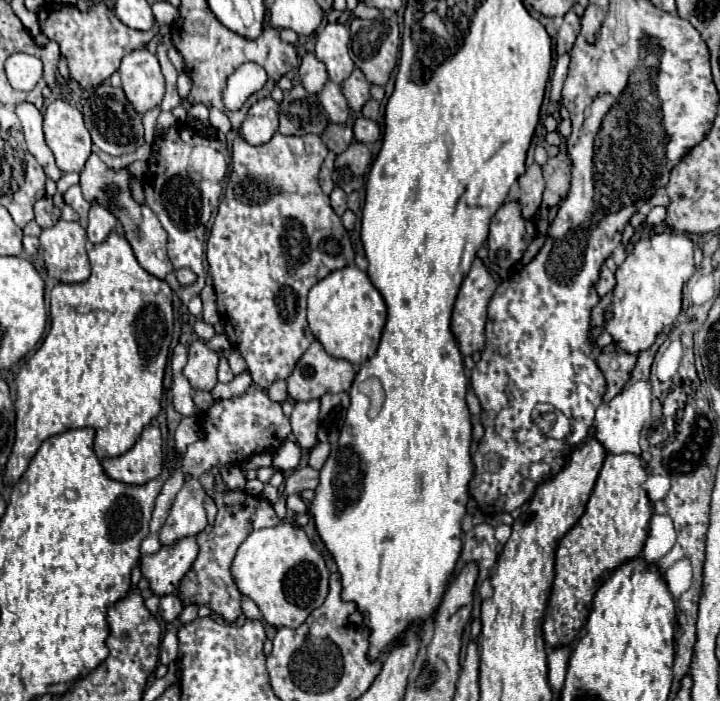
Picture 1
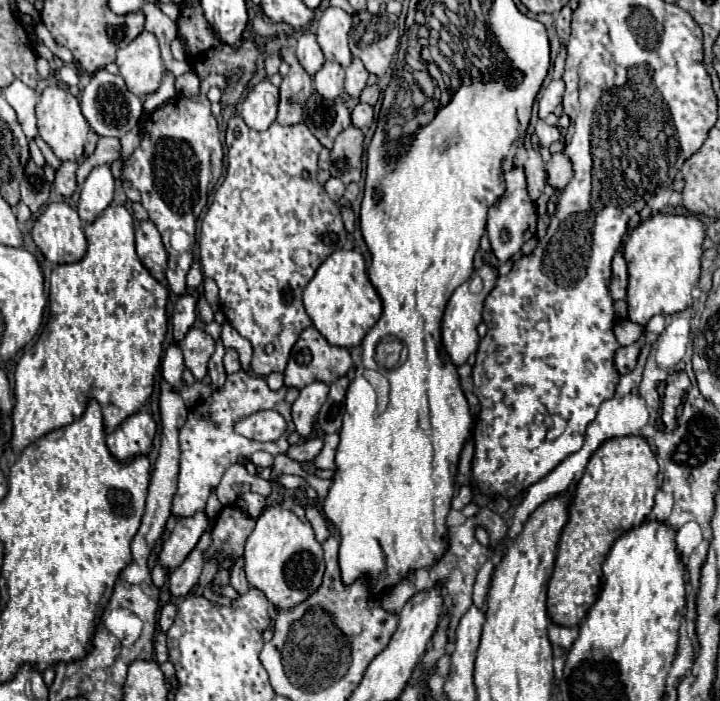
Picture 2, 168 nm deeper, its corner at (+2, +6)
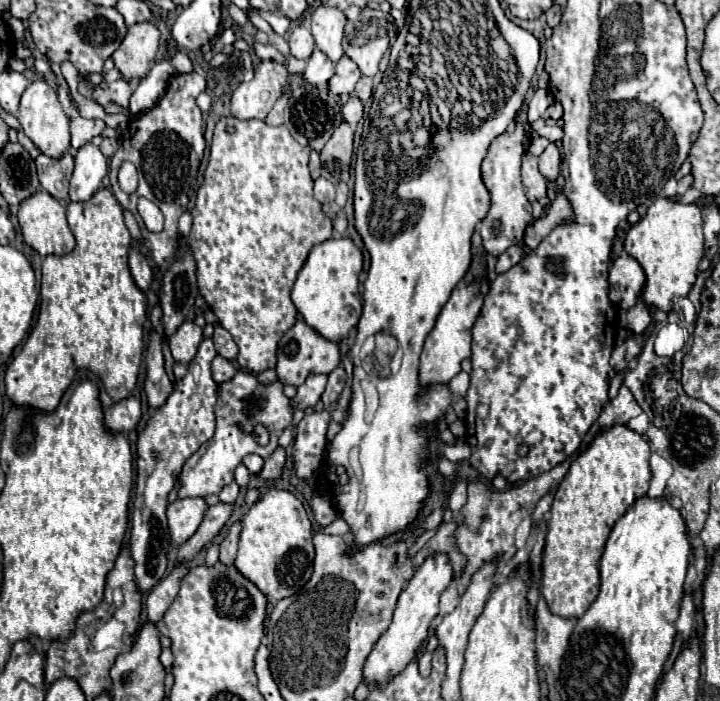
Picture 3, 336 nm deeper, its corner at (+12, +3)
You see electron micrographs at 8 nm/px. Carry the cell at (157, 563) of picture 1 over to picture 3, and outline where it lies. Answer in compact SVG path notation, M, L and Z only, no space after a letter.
M178 498L168 504L168 526L172 544L180 546L200 526L208 504L204 498Z

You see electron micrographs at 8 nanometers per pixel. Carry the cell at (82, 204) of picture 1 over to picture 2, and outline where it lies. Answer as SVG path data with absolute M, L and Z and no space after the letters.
M66 161L66 163L62 163L62 167L56 171L54 187L56 187L56 191L58 191L60 195L64 195L64 197L70 197L70 195L76 191L76 175L74 175L76 167L78 167L76 163Z

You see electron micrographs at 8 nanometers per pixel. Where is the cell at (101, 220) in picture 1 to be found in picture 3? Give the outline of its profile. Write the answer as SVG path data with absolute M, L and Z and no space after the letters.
M92 142L84 144L76 156L74 174L70 180L70 200L84 202L102 186L102 178L108 174L108 158Z

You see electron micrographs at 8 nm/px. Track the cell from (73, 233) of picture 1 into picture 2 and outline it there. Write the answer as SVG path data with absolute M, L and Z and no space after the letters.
M50 203L36 217L32 239L52 265L76 263L86 255L84 223L66 203Z

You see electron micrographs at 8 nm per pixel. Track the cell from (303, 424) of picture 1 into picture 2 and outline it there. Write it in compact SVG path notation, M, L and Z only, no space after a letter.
M312 383L300 391L300 397L292 403L292 421L296 425L296 431L300 433L302 439L308 439L312 435L312 425L318 409L326 401L328 387L322 383Z

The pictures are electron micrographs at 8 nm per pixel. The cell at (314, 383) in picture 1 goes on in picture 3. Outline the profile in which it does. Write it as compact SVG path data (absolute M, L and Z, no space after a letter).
M296 320L296 324L280 338L278 342L278 380L282 384L300 386L310 374L330 374L340 364L340 350L336 342L326 340L320 336L312 326L308 326L304 320Z

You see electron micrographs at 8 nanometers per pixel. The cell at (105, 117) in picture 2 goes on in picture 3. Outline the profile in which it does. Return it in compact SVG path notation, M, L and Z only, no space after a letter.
M116 80L116 82L110 82L110 86L106 90L102 88L96 88L92 92L92 98L98 100L102 106L106 106L108 102L118 102L120 106L128 106L128 100L132 96L132 84L128 84L126 80Z

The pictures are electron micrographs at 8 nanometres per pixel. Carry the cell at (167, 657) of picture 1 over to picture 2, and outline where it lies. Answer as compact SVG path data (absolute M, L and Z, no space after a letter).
M174 603L164 605L164 609L162 609L162 613L160 613L160 621L158 621L158 623L160 623L162 633L166 633L166 631L170 629L170 625L172 625L174 617L176 617L176 605L174 605Z

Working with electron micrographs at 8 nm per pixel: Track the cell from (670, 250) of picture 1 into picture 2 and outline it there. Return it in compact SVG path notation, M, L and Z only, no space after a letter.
M654 215L642 221L624 243L624 259L628 265L628 319L646 327L654 315L680 313L692 305L692 283L700 273L704 225L700 219L688 215Z

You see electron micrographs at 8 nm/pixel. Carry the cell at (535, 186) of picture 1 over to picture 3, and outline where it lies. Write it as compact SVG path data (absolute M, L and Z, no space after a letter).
M526 152L524 158L522 158L522 184L524 184L524 192L526 192L530 202L546 196L548 180L540 174L538 158L532 156L530 152Z

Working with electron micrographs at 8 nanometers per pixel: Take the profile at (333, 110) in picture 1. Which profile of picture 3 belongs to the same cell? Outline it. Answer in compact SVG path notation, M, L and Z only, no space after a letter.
M314 48L312 56L308 58L308 66L304 70L304 80L316 88L326 88L332 76L334 76L334 62L324 52Z

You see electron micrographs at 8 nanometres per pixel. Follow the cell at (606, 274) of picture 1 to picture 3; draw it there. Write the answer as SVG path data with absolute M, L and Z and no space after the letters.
M620 254L610 270L610 300L624 310L630 310L642 296L646 284L646 274L636 258Z

